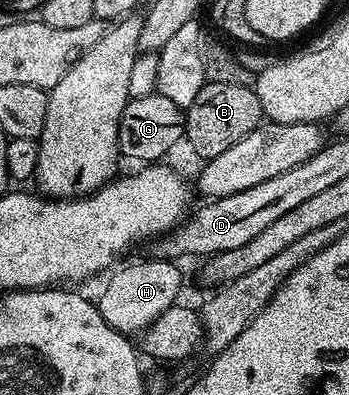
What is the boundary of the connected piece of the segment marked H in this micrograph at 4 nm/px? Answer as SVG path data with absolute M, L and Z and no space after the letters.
M149 256L147 260L132 261L124 266L121 264L111 274L113 277L105 283L104 290L101 291L100 297L98 296L98 308L102 319L106 319L106 323L110 323L110 327L119 333L139 334L146 327L150 327L150 323L154 323L154 319L158 319L162 311L181 300L180 288L184 285L184 277L176 266L179 264L167 257Z

